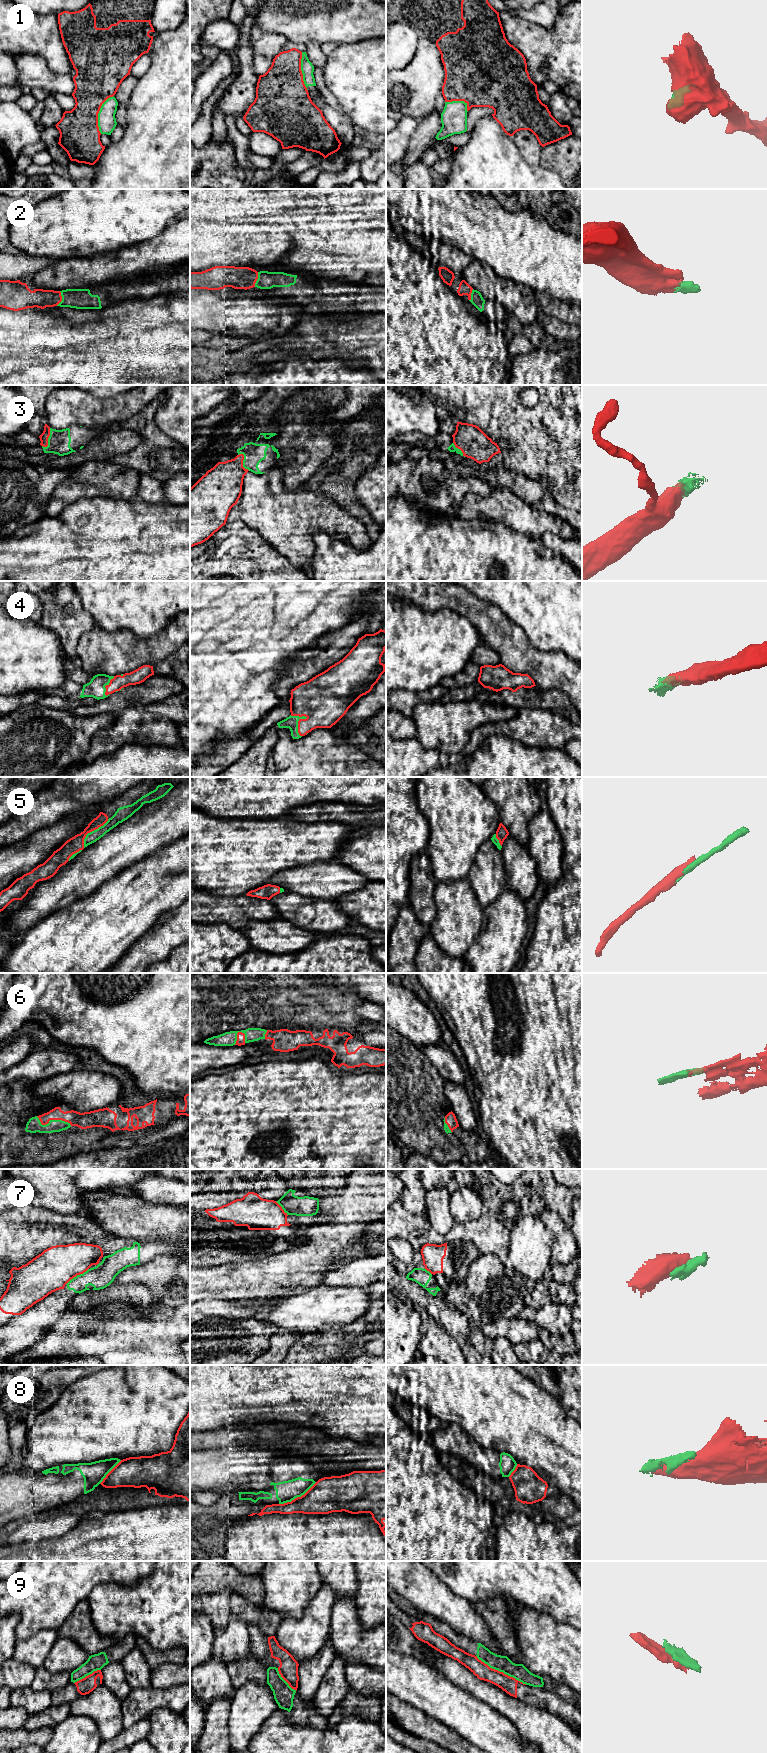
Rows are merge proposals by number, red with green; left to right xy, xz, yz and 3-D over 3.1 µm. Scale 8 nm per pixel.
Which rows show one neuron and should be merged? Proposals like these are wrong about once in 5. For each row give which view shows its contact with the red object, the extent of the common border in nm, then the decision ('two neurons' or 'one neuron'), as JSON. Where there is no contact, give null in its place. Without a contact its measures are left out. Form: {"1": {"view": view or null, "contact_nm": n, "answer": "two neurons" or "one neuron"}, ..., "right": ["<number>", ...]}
{"1": {"view": "xy", "contact_nm": 320, "answer": "two neurons"}, "2": {"view": "xy", "contact_nm": 120, "answer": "one neuron"}, "3": {"view": "xy", "contact_nm": 170, "answer": "one neuron"}, "4": {"view": "xz", "contact_nm": 200, "answer": "one neuron"}, "5": {"view": "xy", "contact_nm": 300, "answer": "one neuron"}, "6": {"view": "xy", "contact_nm": 300, "answer": "one neuron"}, "7": {"view": "xy", "contact_nm": 240, "answer": "two neurons"}, "8": {"view": "xz", "contact_nm": 360, "answer": "two neurons"}, "9": {"view": "yz", "contact_nm": 480, "answer": "two neurons"}, "right": ["2", "3", "4", "5", "6"]}

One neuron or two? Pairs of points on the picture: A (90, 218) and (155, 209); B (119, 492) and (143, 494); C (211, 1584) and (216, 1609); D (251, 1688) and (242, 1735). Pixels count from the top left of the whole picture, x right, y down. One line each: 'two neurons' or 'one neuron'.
A: one neuron
B: two neurons
C: two neurons
D: one neuron

